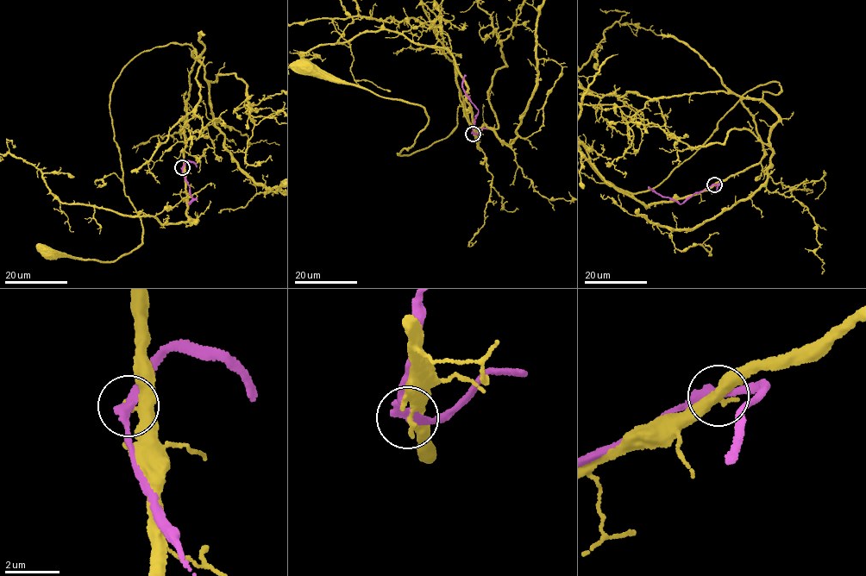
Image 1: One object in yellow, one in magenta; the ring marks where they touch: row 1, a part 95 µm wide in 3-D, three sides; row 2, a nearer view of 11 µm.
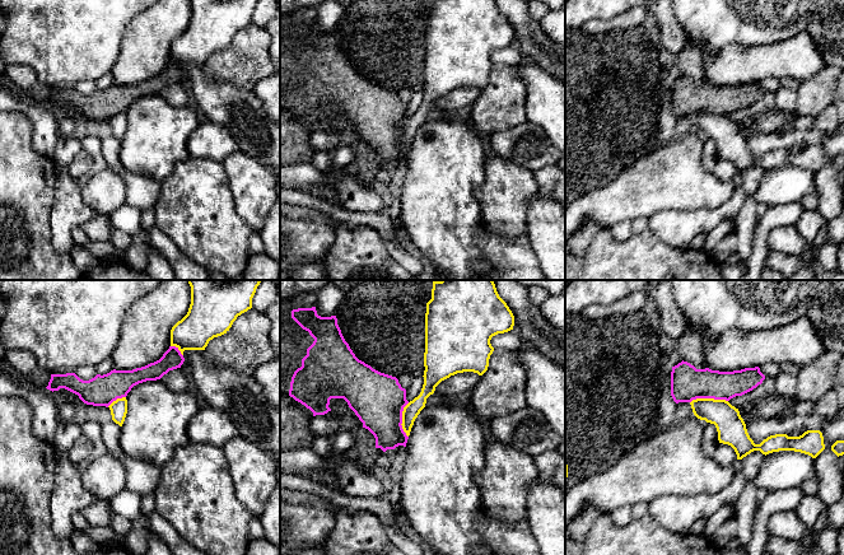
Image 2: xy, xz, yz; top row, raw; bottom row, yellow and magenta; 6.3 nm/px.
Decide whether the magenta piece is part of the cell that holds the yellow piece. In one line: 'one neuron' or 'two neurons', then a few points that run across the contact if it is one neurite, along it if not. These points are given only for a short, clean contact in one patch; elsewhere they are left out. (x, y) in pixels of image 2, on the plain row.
two neurons

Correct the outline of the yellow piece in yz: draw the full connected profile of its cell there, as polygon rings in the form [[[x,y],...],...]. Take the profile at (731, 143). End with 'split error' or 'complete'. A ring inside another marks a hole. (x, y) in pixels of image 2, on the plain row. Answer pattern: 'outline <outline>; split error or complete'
outline [[[696,113],[690,117],[694,130],[714,139],[719,158],[731,160],[737,174],[742,174],[754,165],[769,169],[779,165],[794,165],[816,173],[824,164],[824,151],[820,145],[807,145],[799,151],[775,149],[755,159],[750,153],[746,139],[738,123],[726,115]]]; complete

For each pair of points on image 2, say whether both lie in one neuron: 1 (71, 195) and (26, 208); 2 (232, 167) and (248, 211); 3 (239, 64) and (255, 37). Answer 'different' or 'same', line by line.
1: different
2: same
3: same

